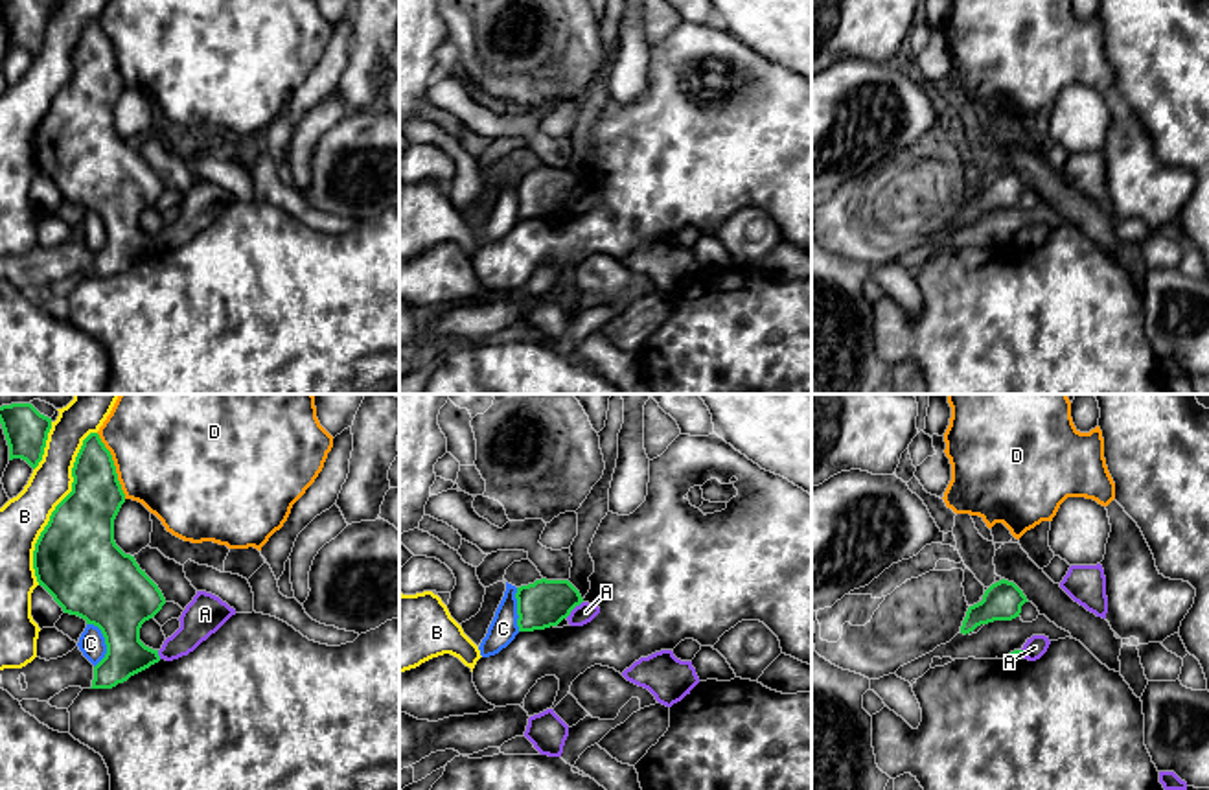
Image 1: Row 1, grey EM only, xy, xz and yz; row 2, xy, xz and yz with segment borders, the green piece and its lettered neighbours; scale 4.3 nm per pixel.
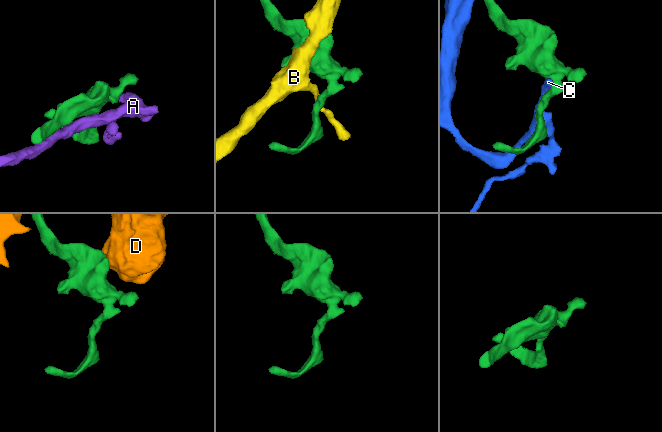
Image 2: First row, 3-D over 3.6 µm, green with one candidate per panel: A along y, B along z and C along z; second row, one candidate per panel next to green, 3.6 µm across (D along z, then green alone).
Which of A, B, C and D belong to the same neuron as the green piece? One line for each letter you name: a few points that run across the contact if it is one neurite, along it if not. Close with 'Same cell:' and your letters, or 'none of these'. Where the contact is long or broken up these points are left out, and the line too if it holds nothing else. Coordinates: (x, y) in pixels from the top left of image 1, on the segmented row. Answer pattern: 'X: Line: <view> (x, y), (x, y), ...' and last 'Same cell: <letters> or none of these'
Same cell: none of these

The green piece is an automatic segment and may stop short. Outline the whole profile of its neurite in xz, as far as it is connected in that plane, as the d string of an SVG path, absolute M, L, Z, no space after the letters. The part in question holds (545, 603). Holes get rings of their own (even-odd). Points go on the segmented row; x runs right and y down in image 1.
M535 580L517 587L519 632L558 626L583 602L580 591L569 580Z

